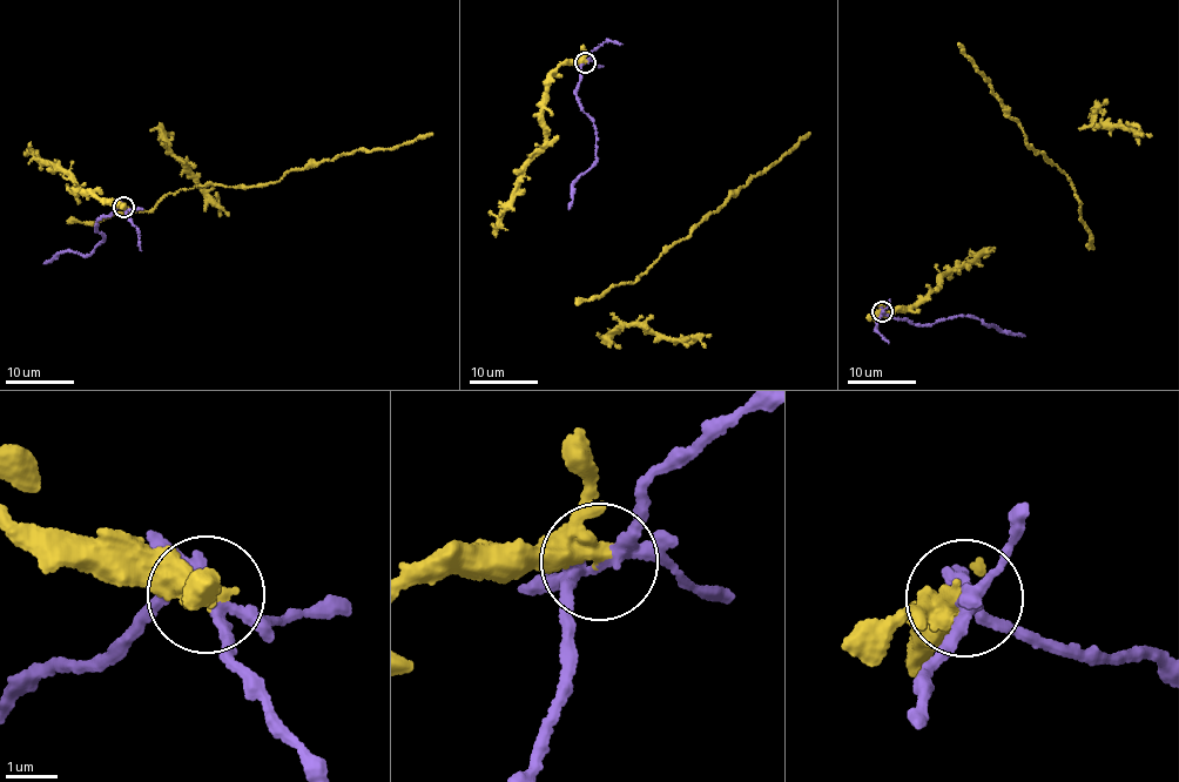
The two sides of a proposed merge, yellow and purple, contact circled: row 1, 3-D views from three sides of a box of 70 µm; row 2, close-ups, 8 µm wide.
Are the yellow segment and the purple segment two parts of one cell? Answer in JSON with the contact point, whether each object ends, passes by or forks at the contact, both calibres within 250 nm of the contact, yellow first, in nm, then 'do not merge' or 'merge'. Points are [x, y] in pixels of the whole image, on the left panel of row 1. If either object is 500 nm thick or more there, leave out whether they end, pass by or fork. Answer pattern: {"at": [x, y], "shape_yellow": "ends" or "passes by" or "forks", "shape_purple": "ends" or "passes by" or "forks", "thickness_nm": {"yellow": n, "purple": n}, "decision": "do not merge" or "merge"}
{"at": [123, 207], "shape_yellow": "passes by", "shape_purple": "forks", "thickness_nm": {"yellow": 360, "purple": 220}, "decision": "do not merge"}

